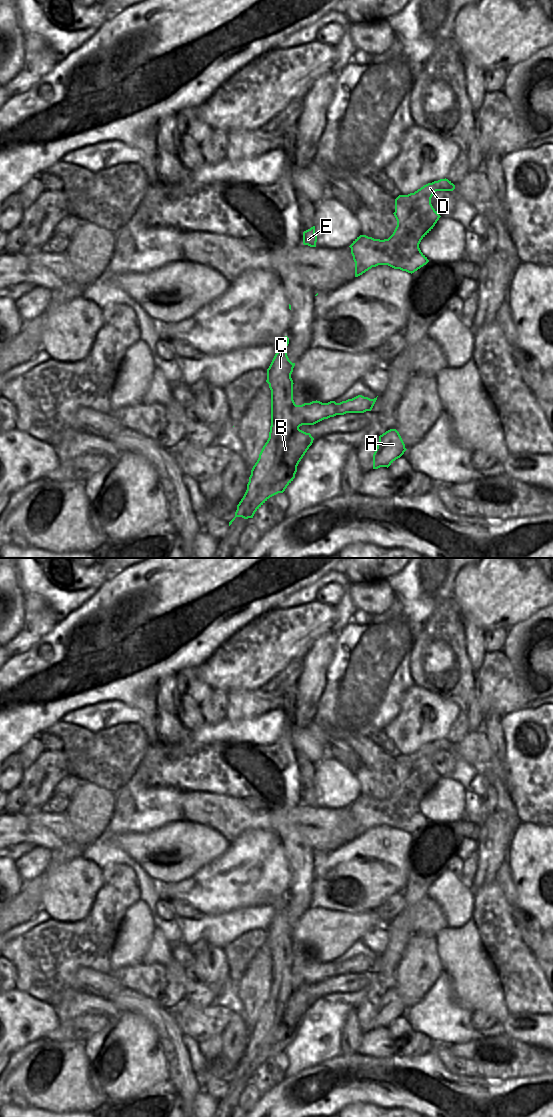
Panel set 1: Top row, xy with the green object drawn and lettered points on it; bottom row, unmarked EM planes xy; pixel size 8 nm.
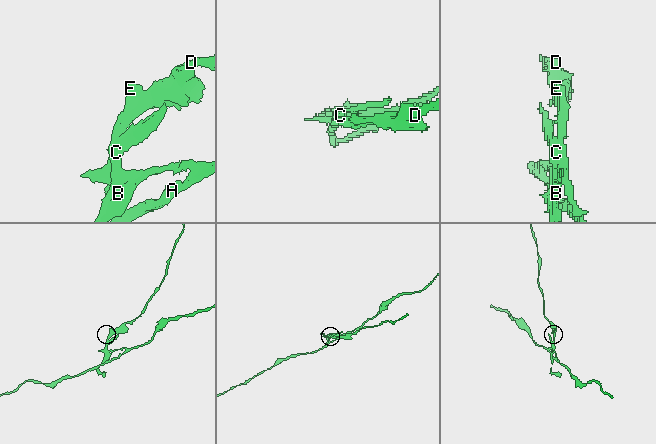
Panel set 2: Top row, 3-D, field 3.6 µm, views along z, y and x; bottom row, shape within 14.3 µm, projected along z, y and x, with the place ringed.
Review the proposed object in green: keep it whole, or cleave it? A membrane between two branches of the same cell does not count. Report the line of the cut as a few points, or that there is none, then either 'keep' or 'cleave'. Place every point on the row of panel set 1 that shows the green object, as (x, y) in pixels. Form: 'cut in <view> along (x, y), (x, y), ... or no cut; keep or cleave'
cut in xy along (281, 340), (282, 347), (277, 352); cleave

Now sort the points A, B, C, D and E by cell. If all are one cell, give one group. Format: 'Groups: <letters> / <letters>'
Groups: A B C / D E

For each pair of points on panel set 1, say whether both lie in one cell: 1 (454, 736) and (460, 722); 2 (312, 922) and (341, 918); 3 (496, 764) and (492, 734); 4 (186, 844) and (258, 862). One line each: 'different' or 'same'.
1: same
2: same
3: same
4: different

